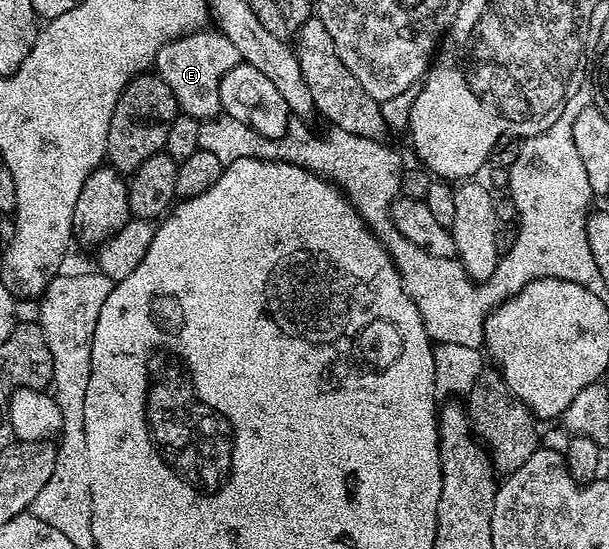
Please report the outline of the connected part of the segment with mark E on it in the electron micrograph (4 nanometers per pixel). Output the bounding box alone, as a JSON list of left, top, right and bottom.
[153,30,243,122]

